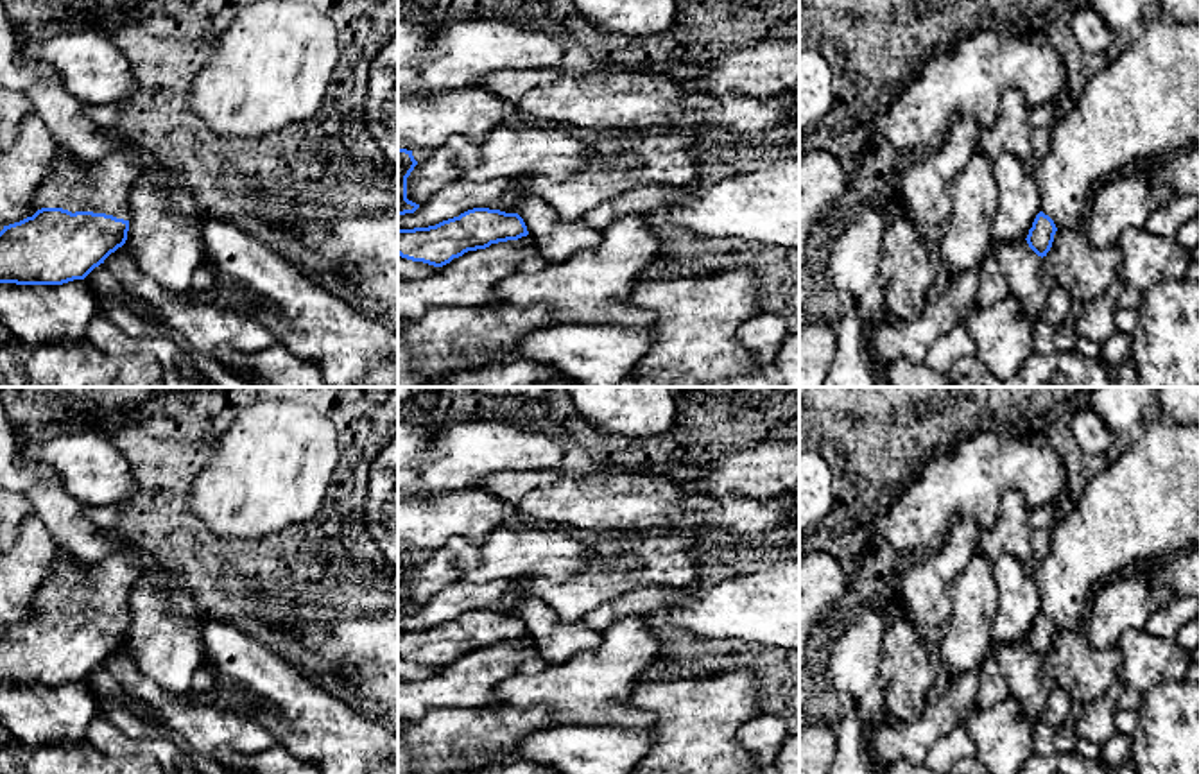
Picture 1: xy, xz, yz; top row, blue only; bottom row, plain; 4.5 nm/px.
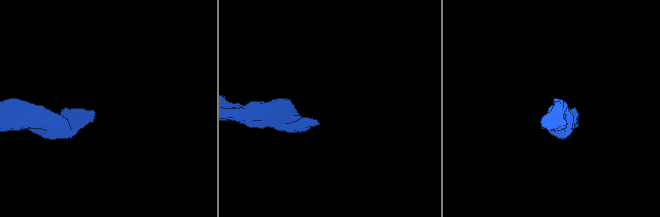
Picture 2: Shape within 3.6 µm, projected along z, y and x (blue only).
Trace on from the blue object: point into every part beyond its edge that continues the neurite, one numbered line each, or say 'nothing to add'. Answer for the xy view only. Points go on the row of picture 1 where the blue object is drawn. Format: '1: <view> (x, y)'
1: xy (103, 187)

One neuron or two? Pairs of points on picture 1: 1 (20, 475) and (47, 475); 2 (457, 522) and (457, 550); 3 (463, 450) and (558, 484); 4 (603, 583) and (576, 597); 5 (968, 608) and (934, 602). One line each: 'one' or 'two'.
1: one
2: two
3: two
4: one
5: two

